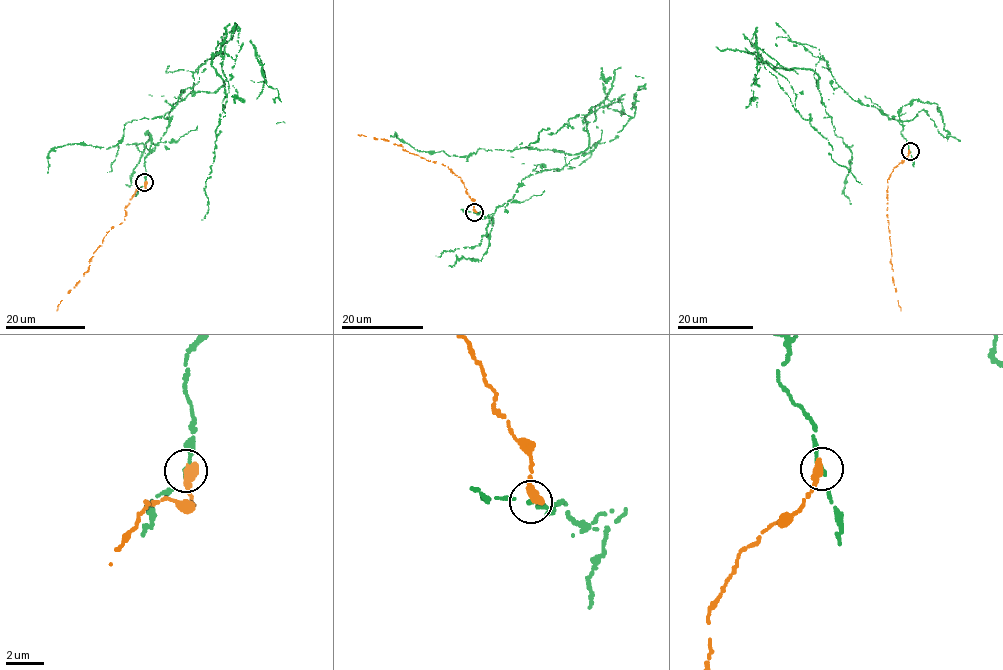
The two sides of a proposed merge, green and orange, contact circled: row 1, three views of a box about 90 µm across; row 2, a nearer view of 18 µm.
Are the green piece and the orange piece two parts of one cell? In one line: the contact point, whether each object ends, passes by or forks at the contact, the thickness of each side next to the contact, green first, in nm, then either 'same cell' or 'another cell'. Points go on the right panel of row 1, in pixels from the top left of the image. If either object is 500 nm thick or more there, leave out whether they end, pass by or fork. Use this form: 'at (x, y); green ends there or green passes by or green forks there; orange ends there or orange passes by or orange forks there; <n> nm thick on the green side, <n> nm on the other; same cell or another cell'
at (910, 151); green passes by; orange ends there; 160 nm thick on the green side, 480 nm on the other; another cell

